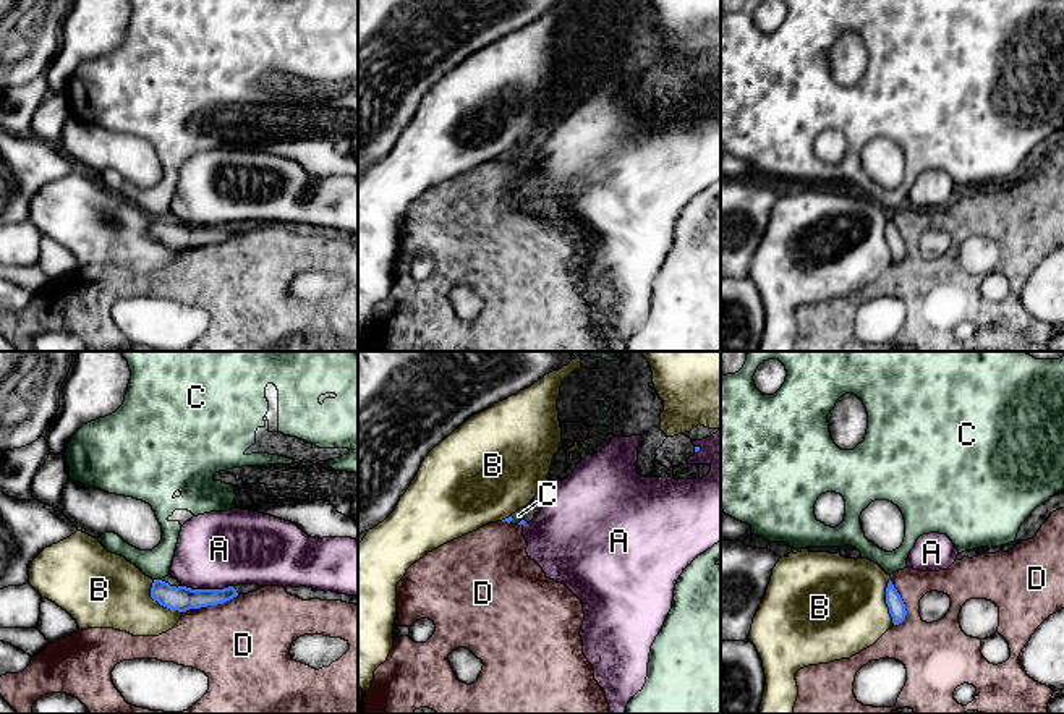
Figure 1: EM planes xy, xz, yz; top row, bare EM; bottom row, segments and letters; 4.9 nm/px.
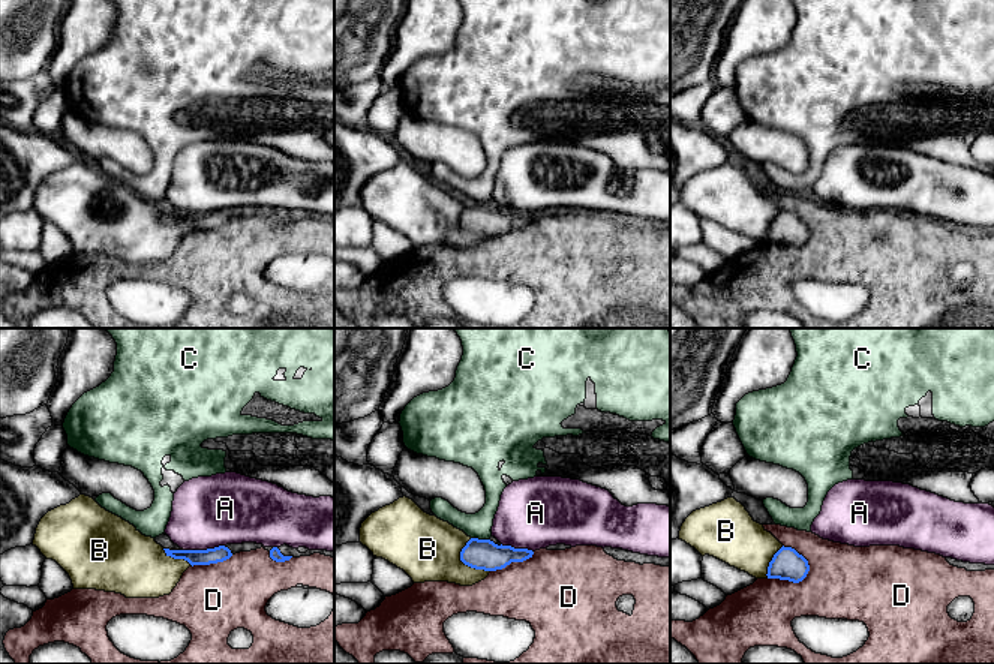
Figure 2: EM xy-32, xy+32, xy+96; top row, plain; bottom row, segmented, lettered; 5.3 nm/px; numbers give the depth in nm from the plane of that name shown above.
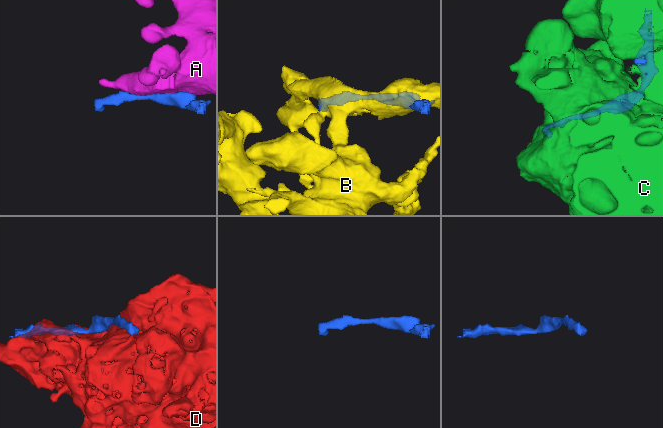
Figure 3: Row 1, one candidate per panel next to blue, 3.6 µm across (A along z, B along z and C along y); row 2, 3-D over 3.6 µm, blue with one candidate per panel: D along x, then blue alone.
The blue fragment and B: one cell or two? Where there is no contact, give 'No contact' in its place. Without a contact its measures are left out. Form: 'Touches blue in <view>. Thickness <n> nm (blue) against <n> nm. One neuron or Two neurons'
Touches blue in xy. Thickness 120 nm (blue) against 360 nm. Two neurons

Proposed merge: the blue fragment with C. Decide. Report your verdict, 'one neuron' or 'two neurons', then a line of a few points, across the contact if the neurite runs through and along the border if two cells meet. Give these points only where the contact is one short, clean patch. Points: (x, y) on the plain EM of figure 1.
two neurons | xy (154, 216), (161, 217)

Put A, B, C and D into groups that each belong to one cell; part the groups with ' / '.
A / B / C / D

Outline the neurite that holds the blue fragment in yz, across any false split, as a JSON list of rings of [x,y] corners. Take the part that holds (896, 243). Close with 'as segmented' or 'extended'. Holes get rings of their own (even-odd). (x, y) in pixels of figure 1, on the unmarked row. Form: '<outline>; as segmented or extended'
[[[889,217],[887,225],[886,225],[886,241],[889,244],[889,251],[892,254],[892,261],[899,262],[905,257],[907,248],[905,241],[894,225],[892,219]]]; as segmented

